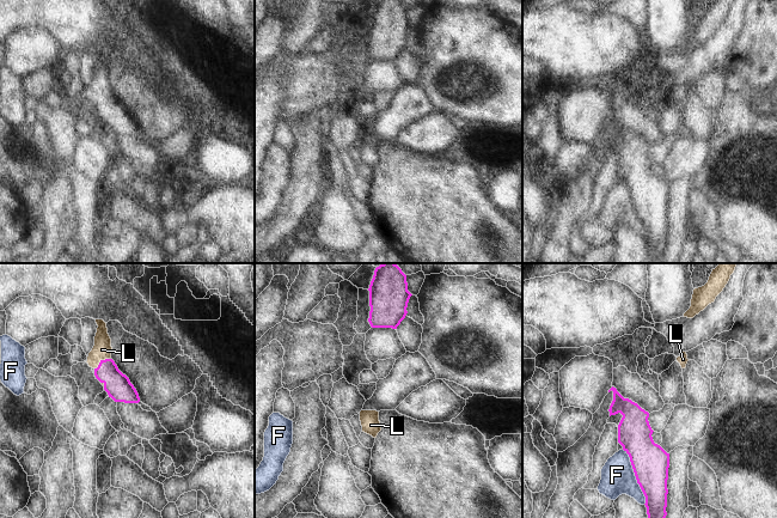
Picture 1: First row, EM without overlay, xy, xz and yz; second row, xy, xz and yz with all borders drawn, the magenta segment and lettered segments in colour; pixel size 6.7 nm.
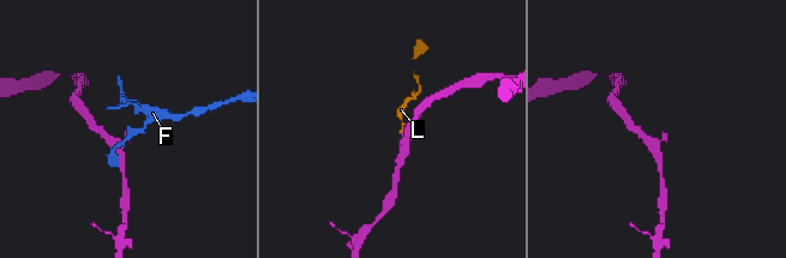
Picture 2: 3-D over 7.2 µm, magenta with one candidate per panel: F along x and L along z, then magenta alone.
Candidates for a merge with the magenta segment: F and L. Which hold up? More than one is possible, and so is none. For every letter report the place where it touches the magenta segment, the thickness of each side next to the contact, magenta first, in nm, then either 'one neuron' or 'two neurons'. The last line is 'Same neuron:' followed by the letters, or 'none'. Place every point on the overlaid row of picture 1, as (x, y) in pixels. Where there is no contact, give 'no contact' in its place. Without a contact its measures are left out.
F: meets magenta in yz at (635, 475); 240 nm thick on the magenta side, 220 nm on the other; two neurons
L: meets magenta in xy at (102, 360); 170 nm thick on the magenta side, 130 nm on the other; one neuron
Same neuron: L

